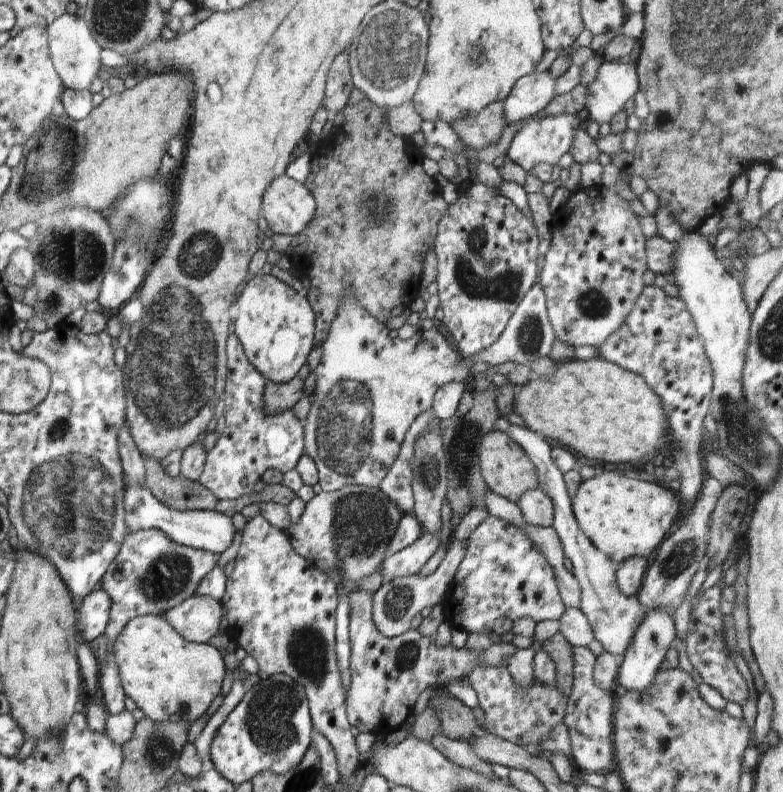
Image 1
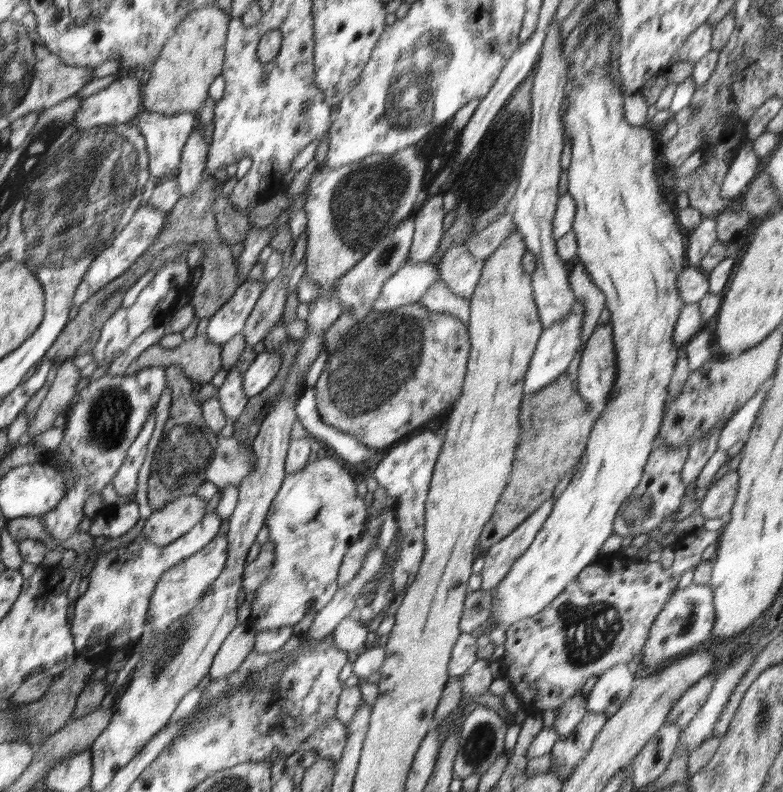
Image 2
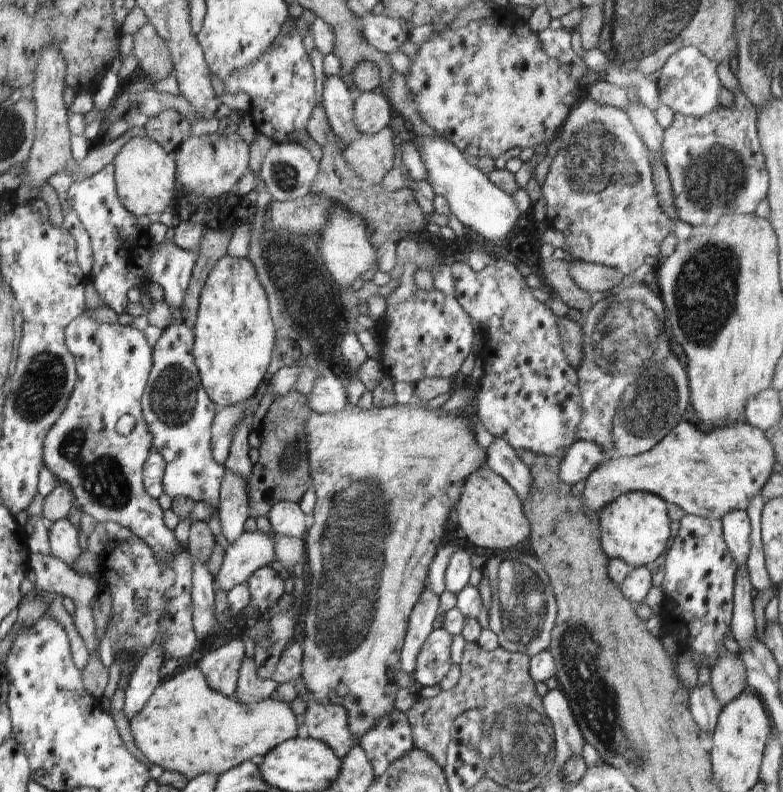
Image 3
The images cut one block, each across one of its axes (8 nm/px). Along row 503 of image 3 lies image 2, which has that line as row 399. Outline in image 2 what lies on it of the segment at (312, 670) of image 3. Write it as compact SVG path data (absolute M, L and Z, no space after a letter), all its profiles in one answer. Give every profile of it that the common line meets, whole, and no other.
M420 302L389 311L372 310L338 339L336 347L322 348L307 372L304 388L315 389L317 411L324 424L352 434L368 448L386 448L455 404L463 390L469 352L468 325L455 316L426 309Z

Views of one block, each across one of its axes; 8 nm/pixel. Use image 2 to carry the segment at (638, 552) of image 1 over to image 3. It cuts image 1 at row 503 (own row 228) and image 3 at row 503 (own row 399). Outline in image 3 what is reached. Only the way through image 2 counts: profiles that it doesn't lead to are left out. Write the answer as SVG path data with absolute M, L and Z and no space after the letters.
M627 492L617 496L599 514L600 542L610 559L624 560L633 567L646 567L666 550L670 540L667 502L649 492Z

